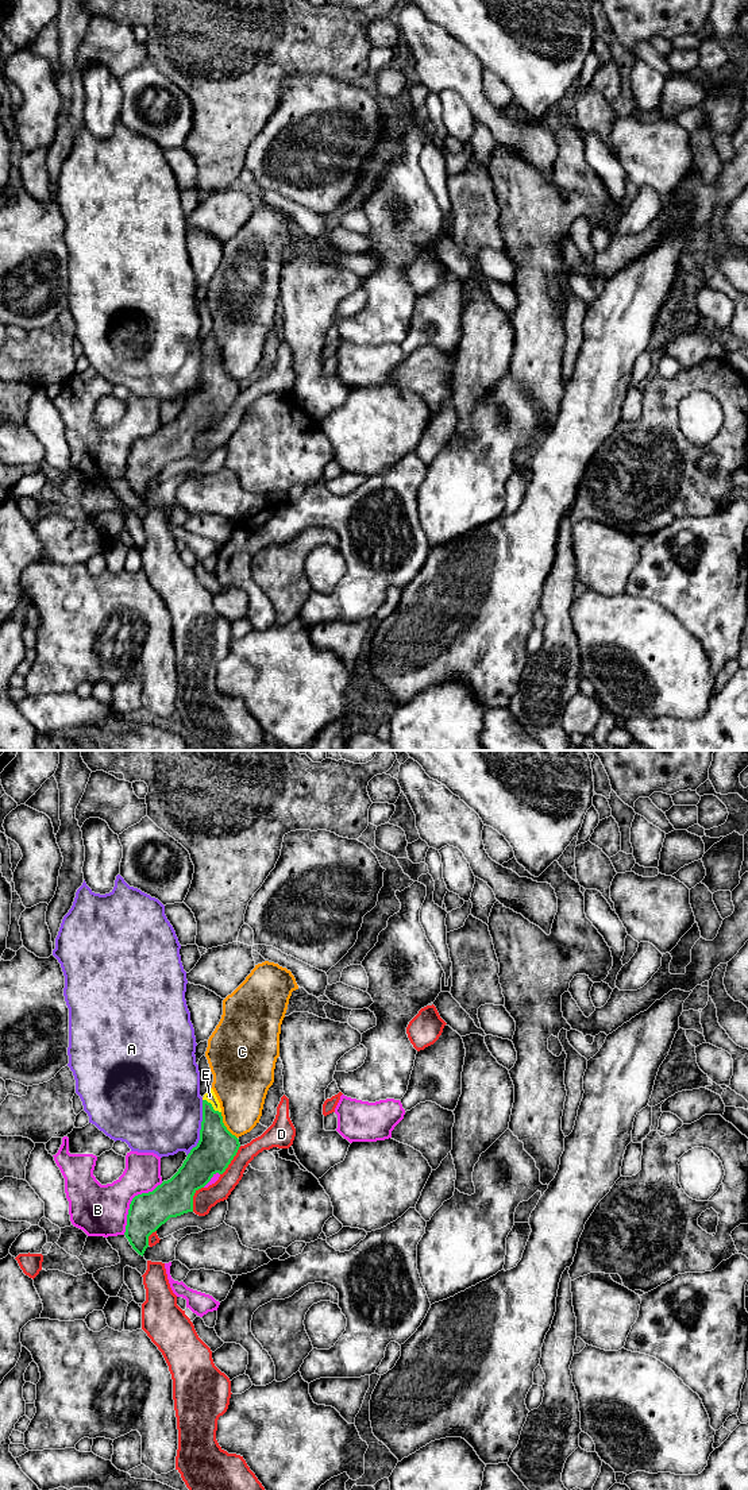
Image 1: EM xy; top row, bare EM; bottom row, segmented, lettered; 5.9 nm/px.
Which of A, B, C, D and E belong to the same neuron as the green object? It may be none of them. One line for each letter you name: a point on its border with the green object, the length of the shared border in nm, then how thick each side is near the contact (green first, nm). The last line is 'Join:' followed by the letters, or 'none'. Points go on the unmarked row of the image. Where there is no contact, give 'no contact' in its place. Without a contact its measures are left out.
E: contact xy (211, 350); length 140 nm; calibres 220 and 70 nm
Join: E

